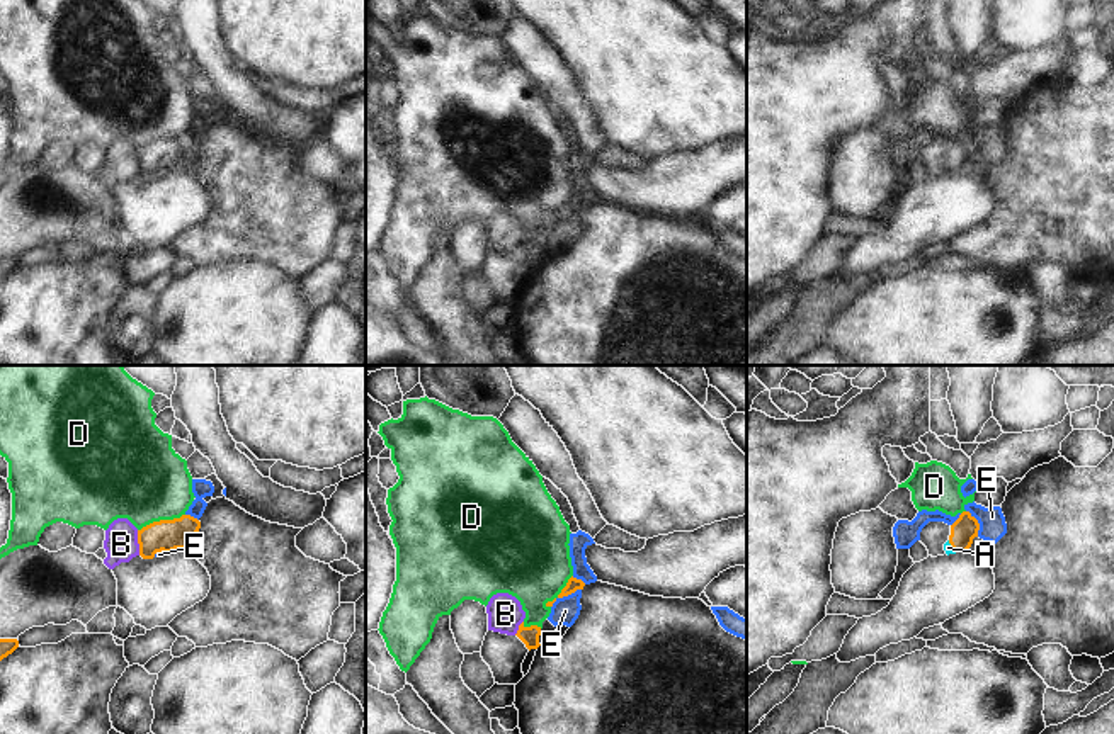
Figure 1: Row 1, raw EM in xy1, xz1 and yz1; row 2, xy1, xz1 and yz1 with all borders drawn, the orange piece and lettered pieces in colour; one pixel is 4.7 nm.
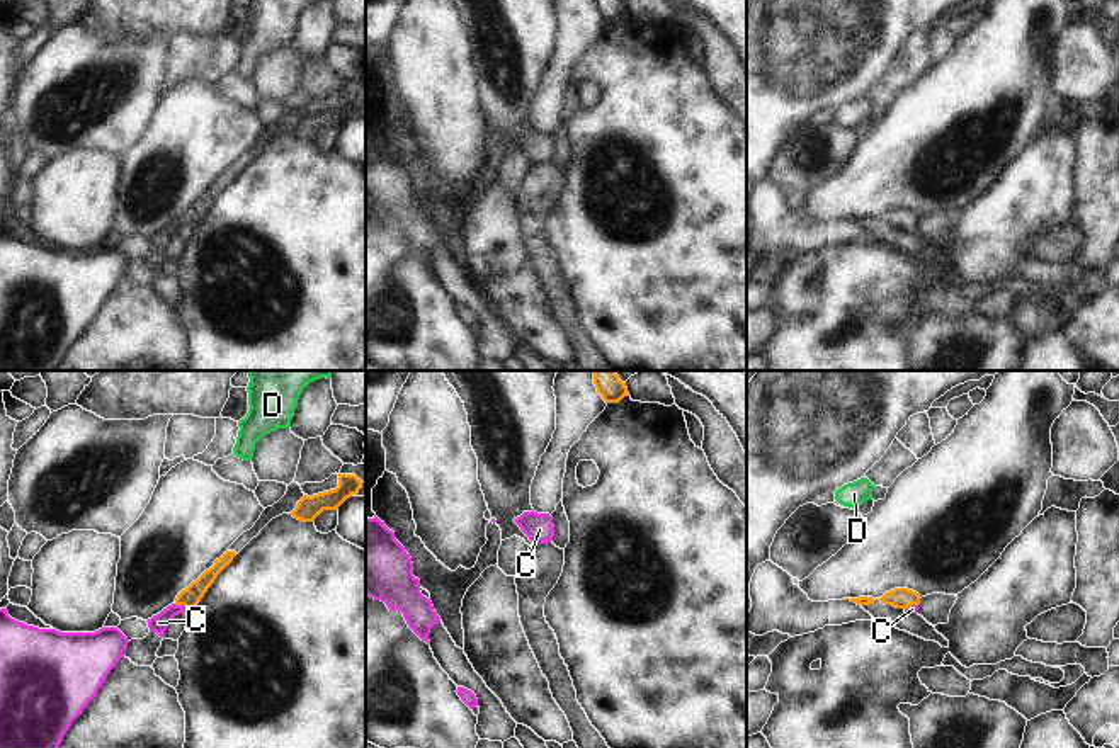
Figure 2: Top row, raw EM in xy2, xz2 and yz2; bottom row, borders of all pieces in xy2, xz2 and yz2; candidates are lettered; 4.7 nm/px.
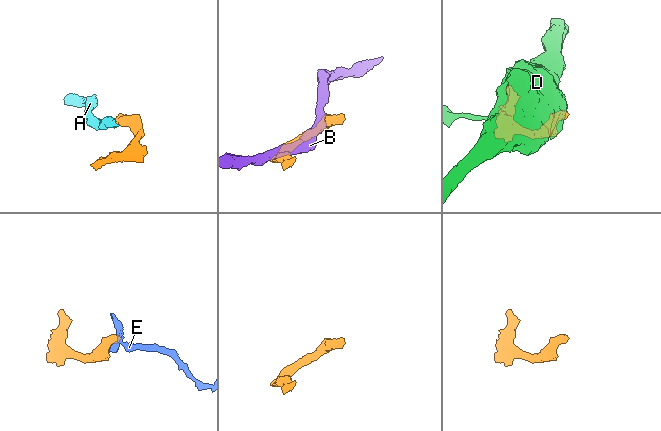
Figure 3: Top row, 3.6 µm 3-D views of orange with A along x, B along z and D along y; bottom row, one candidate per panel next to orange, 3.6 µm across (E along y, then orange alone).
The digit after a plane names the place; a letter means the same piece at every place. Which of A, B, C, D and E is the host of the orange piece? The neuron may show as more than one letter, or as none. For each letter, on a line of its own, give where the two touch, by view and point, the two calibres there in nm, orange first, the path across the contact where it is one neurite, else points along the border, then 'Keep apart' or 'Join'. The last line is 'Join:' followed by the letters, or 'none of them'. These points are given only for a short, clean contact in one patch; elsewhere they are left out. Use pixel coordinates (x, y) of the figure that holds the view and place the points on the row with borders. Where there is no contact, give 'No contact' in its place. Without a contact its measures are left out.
A: Touches orange at yz1 (953, 547). Thickness 120 nm (orange) against 40 nm. Path across: yz1 (965, 529), (953, 547), (948, 547). Join
B: Touches orange at xy1 (138, 542). Thickness 150 nm (orange) against 160 nm. Boundary: xy1 (136, 530), (140, 554). Keep apart
C: Touches orange at xy2 (181, 604). Thickness 90 nm (orange) against 90 nm. Path across: xy2 (189, 597), (181, 604), (159, 623). Join
D: Touches orange at xy1 (160, 520). Thickness 150 nm (orange) against 420 nm. Boundary: xy1 (184, 513), (174, 519), (153, 520), (138, 530). Keep apart
E: Touches orange at xz1 (565, 595). Thickness 60 nm (orange) against 130 nm. Boundary: xz1 (580, 588), (560, 597), (551, 607). Keep apart
Join: A, C.

